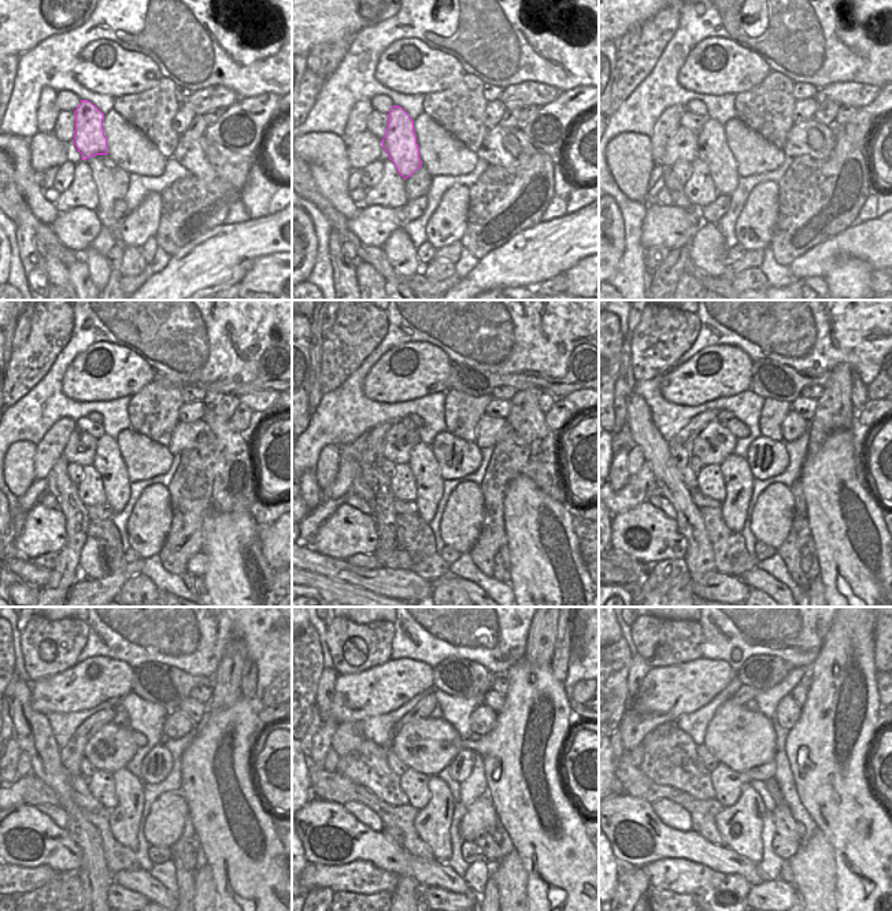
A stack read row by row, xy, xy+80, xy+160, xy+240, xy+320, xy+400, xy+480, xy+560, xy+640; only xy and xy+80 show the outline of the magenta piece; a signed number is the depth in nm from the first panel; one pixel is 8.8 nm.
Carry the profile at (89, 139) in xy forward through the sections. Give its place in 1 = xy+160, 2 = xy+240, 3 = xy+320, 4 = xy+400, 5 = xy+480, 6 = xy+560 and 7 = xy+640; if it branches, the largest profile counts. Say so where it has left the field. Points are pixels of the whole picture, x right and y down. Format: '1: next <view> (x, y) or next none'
1: next xy+160 (713, 151)
2: next xy+240 (108, 463)
3: next xy+320 (429, 484)
4: next xy+400 (737, 477)
5: next xy+480 (124, 821)
6: next xy+560 (432, 824)
7: next xy+640 (740, 825)

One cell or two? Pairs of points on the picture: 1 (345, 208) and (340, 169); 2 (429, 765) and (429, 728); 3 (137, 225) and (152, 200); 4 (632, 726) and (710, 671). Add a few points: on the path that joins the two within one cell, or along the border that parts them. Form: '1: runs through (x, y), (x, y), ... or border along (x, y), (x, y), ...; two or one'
1: runs through (340, 199), (340, 178); one
2: runs through (429, 755), (429, 737); one
3: runs through (143, 219), (151, 206); one
4: runs through (651, 707), (667, 692), (691, 685); one

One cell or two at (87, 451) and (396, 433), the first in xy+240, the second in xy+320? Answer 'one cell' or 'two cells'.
one cell

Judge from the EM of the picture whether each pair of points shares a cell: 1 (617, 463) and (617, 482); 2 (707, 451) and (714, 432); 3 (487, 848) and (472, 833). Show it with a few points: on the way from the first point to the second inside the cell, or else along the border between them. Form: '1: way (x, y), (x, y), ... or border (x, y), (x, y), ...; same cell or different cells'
1: way (617, 467), (617, 478); same cell
2: way (707, 445), (704, 439), (709, 436); same cell
3: border (489, 832), (482, 832), (474, 840); different cells

